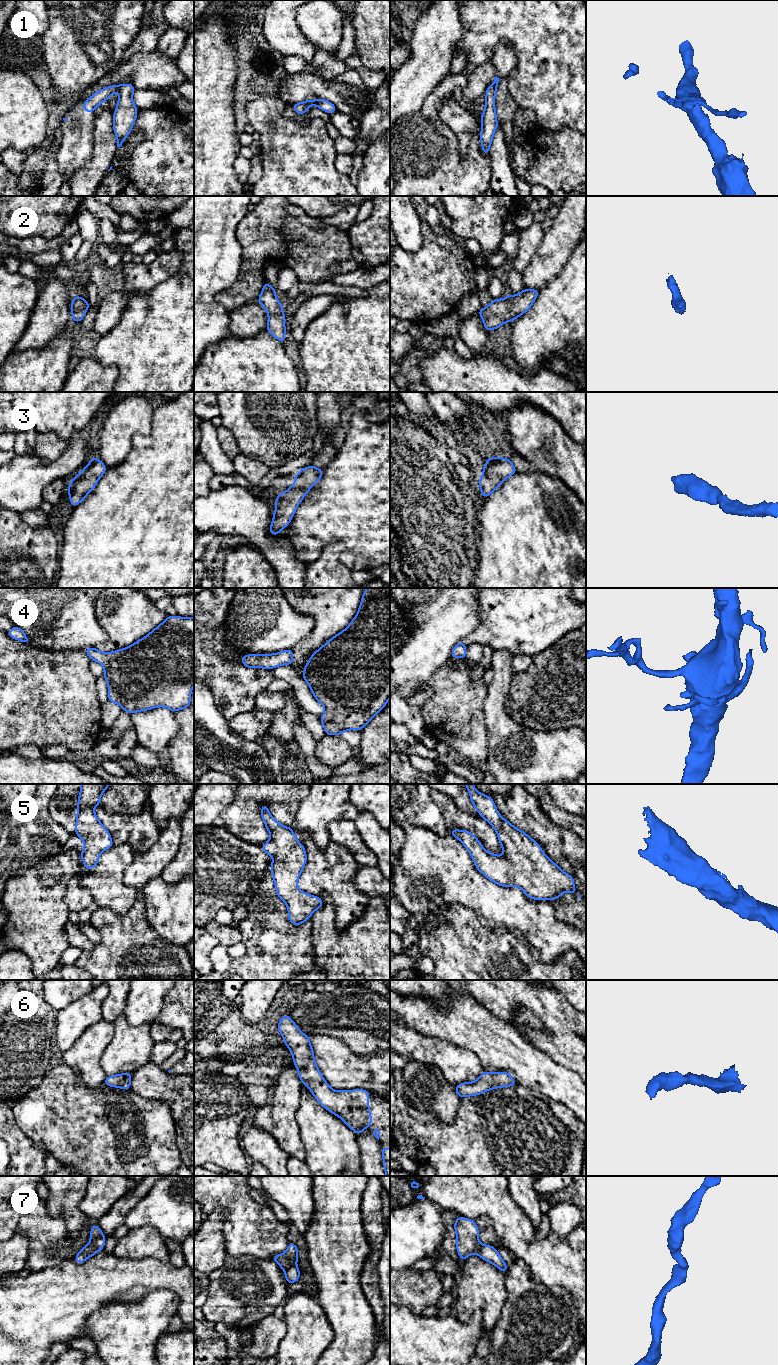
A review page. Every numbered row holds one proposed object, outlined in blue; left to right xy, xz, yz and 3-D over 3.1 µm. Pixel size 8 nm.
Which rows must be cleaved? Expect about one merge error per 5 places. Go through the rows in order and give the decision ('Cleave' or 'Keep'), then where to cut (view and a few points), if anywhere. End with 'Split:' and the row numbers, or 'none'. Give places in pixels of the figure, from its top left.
1: Cleave. Split along xz (315, 100), (317, 105)
2: Keep. No split
3: Keep. No split
4: Keep. No split
5: Keep. No split
6: Keep. No split
7: Keep. No split
Split: 1

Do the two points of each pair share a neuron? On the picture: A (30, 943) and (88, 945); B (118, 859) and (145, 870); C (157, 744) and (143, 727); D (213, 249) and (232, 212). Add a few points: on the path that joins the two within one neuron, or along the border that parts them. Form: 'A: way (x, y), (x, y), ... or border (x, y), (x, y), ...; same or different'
A: border (67, 921), (65, 933), (70, 945); different
B: border (135, 853), (123, 877), (130, 887); different
C: way (155, 740), (147, 731); same
D: way (213, 240), (213, 231), (223, 221); same

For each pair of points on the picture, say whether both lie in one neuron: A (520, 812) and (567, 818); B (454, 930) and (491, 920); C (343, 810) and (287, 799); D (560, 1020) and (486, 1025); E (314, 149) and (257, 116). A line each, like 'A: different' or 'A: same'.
A: different
B: different
C: different
D: different
E: same

